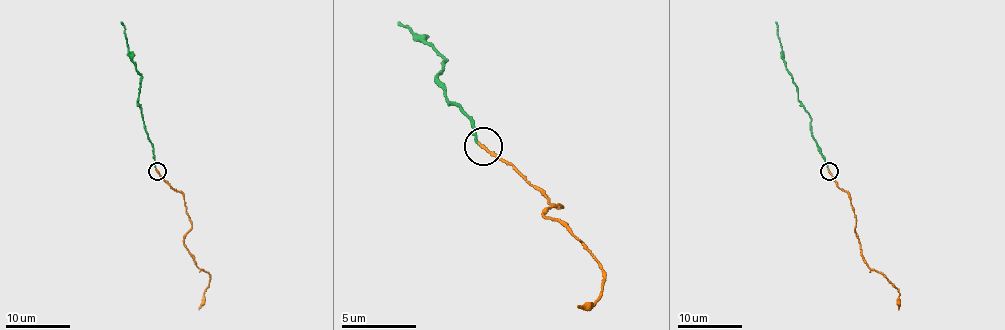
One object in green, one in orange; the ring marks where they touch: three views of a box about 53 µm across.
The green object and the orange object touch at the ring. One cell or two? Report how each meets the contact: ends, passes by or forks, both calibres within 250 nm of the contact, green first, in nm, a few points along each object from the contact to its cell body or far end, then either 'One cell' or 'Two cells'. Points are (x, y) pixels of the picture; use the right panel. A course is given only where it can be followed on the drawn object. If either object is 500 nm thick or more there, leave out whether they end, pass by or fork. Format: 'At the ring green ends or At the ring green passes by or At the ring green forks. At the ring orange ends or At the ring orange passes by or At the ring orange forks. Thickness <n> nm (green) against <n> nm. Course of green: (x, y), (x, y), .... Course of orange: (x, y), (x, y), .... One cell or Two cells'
At the ring green passes by. At the ring orange ends. Thickness 80 nm (green) against 190 nm. Course of green: (829, 171), (811, 134), (811, 116), (801, 103), (792, 74), (782, 60), (776, 21). Course of orange: (829, 171), (835, 184), (850, 196), (861, 256), (870, 269), (883, 275), (899, 293), (898, 309). One cell

